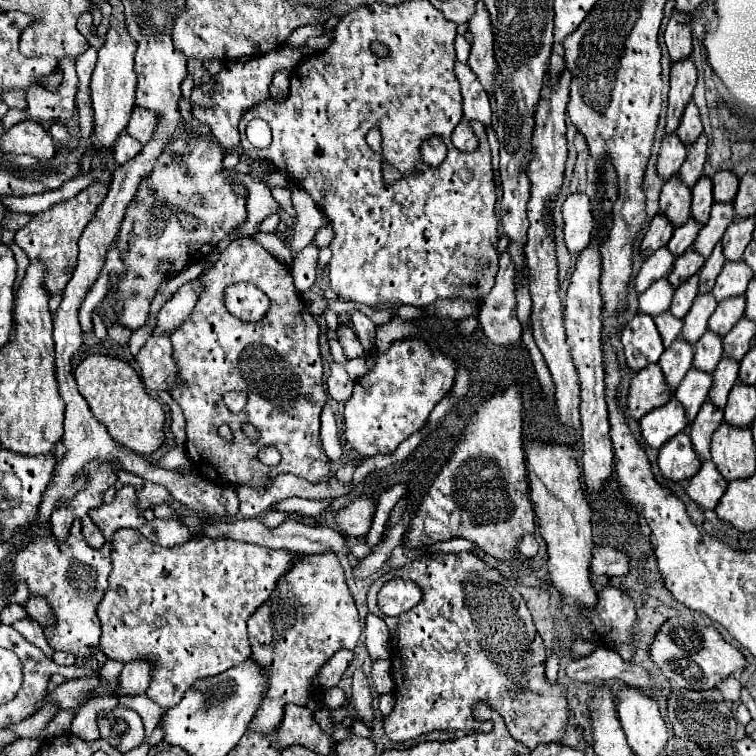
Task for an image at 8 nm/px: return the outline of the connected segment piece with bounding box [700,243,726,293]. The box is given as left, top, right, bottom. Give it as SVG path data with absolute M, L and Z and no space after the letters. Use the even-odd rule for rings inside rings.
M718 243L712 251L712 255L706 259L706 263L702 265L700 269L700 293L710 293L714 283L716 283L716 277L720 275L722 271L722 265L724 265L726 257L722 253L722 243Z

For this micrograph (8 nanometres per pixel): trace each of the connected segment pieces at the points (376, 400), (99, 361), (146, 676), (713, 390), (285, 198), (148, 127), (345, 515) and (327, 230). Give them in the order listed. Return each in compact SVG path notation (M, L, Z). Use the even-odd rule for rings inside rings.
M418 339L394 341L390 351L380 355L370 373L354 383L354 393L346 401L346 439L362 455L390 455L412 433L420 431L434 405L452 389L456 365L440 351L432 351Z
M88 355L76 367L74 379L94 417L106 425L116 443L138 455L152 455L164 445L166 415L162 411L162 405L146 393L146 387L132 365L108 355Z
M132 661L126 663L118 681L122 683L122 693L128 691L128 695L140 695L146 691L146 687L150 685L150 677L152 677L152 665L148 661Z
M724 357L716 371L712 373L712 387L710 387L710 401L716 405L716 407L724 407L726 405L726 399L728 399L728 393L730 389L734 387L736 379L738 379L738 367L740 363L736 359L730 359L730 357Z
M275 187L271 190L272 196L286 213L296 213L288 189L288 187Z
M134 107L132 115L130 115L130 123L126 127L126 131L130 133L130 137L138 139L142 145L148 143L154 135L156 129L156 115L152 111L146 111L142 107Z
M358 497L348 507L340 509L334 523L346 537L364 537L370 531L376 513L376 501L370 497Z
M324 217L324 223L316 233L316 243L318 243L318 247L326 247L326 245L330 245L332 239L334 239L334 231L330 227L330 221Z

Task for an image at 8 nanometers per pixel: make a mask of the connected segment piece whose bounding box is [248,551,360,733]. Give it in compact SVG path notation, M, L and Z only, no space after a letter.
M332 551L304 555L298 553L292 567L282 575L276 583L276 589L272 591L270 599L254 611L254 615L248 619L248 635L252 645L252 659L268 669L270 677L270 689L256 713L256 717L250 721L250 729L258 733L272 733L278 723L282 721L282 711L286 703L304 703L312 697L310 691L314 691L312 681L316 671L338 651L338 649L354 649L354 643L360 637L360 623L358 623L358 609L354 605L354 599L348 591L348 585L344 581L342 565L338 563L338 557Z

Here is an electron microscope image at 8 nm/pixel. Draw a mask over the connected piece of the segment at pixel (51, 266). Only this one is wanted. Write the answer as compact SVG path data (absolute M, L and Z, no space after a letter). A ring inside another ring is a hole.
M94 183L92 187L84 189L76 197L72 197L64 203L58 203L58 205L54 205L52 209L48 209L44 213L38 213L26 227L16 231L14 241L24 249L28 259L44 263L44 267L46 267L46 271L44 271L44 289L50 295L62 293L66 283L70 281L70 277L72 277L70 273L74 271L76 257L78 257L78 239L80 239L82 231L86 229L86 225L96 215L96 211L98 211L102 199L106 197L106 193L108 193L106 185Z

